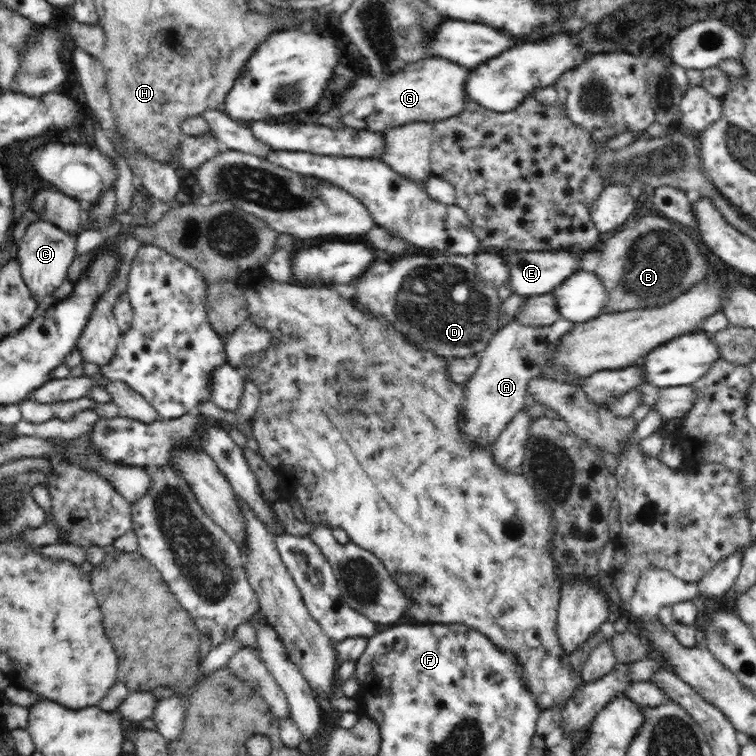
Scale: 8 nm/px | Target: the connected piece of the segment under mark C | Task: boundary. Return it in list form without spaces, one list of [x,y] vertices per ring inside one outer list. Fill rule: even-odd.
[[[39,220],[30,223],[22,240],[18,244],[18,262],[21,276],[35,296],[37,304],[44,304],[47,300],[52,300],[46,308],[53,306],[58,299],[53,298],[52,294],[62,286],[67,280],[68,269],[76,257],[77,234],[68,234],[59,230],[56,225],[50,221]]]

